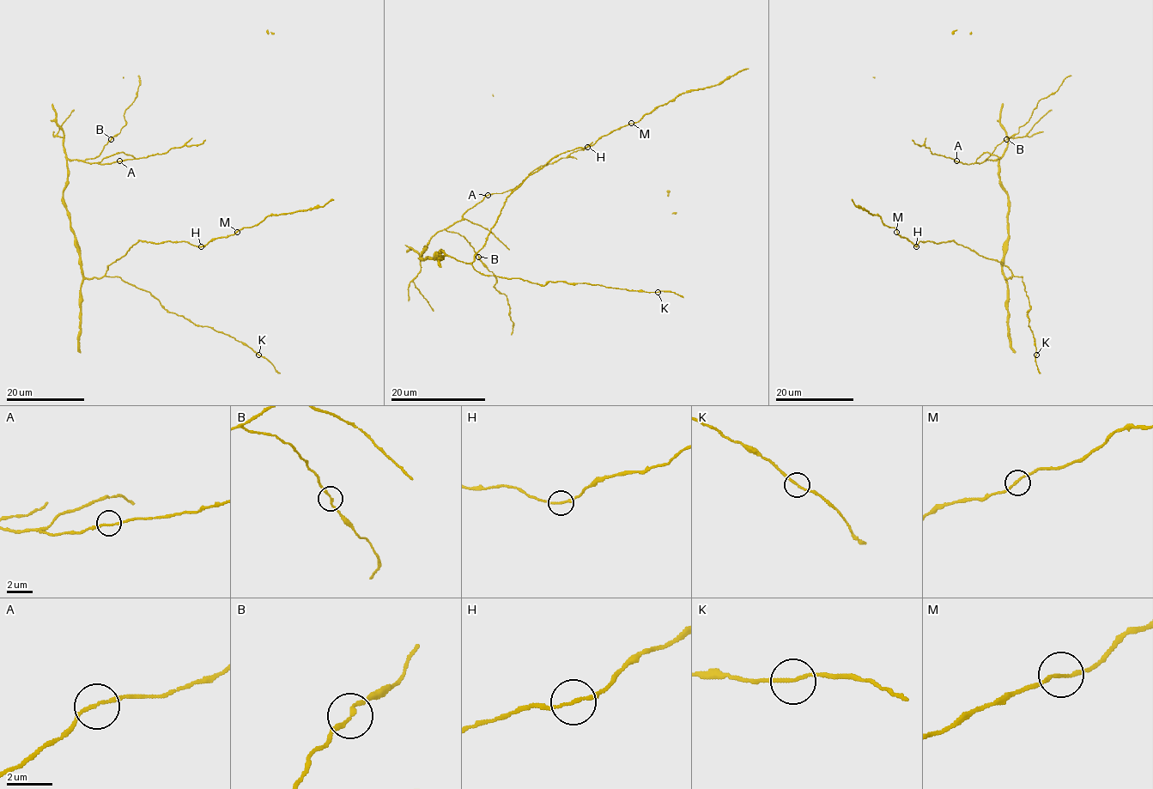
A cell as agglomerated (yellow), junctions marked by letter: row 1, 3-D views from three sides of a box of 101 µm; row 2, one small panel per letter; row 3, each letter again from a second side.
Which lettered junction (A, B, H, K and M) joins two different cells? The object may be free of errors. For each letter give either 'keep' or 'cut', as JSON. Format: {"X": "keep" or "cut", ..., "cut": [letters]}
{"A": "keep", "B": "keep", "H": "keep", "K": "keep", "M": "keep", "cut": []}

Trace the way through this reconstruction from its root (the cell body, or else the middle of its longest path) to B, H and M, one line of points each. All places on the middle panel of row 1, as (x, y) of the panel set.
B: (433, 257), (421, 257), (421, 256), (428, 240), (443, 229), (463, 235), (478, 257)
H: (433, 257), (443, 251), (463, 263), (471, 263), (484, 244), (506, 198), (520, 185), (561, 154), (587, 147)
M: (433, 257), (443, 251), (471, 263), (506, 198), (530, 175), (561, 154), (592, 145), (631, 123)

